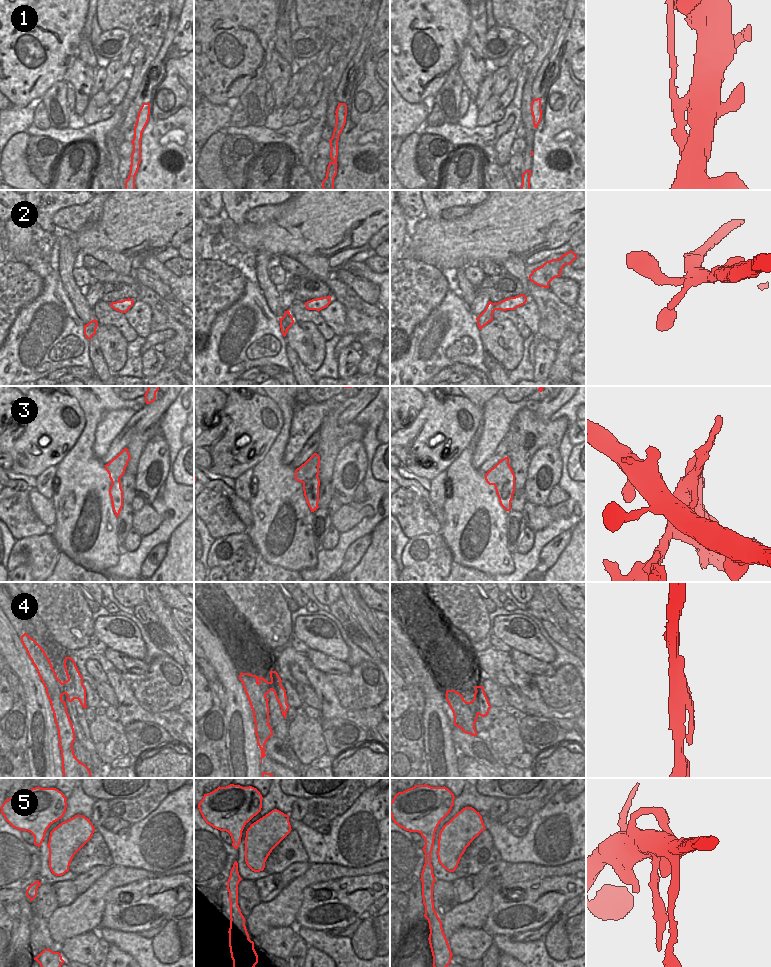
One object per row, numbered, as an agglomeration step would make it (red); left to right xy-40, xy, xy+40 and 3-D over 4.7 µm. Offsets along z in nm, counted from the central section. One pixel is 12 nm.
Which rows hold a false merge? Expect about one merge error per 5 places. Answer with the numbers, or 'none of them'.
1, 3

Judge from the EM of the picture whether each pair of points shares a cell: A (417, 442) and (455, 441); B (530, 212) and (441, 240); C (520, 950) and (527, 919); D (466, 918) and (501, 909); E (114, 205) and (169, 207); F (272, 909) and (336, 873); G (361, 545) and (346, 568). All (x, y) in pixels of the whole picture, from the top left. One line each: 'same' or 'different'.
A: same
B: same
C: different
D: different
E: same
F: same
G: same

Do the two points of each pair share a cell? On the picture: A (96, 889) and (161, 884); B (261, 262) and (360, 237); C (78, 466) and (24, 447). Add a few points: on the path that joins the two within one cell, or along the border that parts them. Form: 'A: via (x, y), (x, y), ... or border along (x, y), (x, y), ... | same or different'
A: border along (116, 887), (114, 889) | different
B: border along (266, 250), (258, 252), (255, 266) | different
C: border along (75, 442), (73, 447), (56, 466) | different

